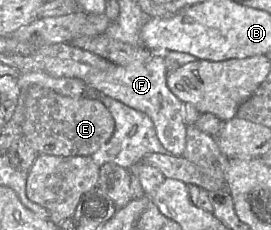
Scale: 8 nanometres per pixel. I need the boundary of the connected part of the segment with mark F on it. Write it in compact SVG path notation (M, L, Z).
M153 53L146 62L132 62L127 66L110 64L106 70L92 71L82 81L92 91L111 97L124 105L145 113L152 120L161 145L172 156L183 156L186 146L186 124L181 102L166 83L167 68L162 53Z

